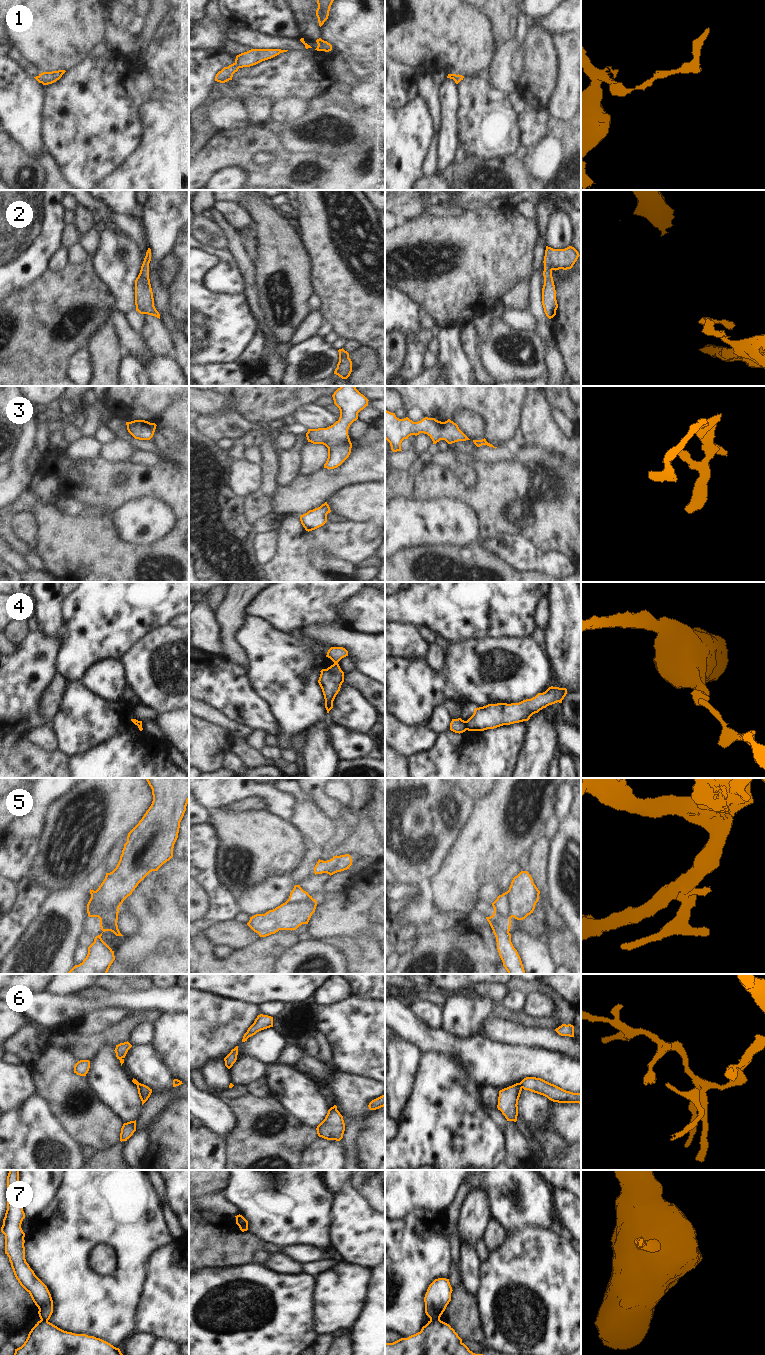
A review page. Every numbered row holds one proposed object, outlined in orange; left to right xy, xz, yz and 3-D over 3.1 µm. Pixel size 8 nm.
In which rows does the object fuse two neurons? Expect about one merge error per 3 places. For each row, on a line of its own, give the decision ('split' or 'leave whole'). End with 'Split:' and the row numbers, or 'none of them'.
1: leave whole
2: leave whole
3: leave whole
4: split
5: split
6: split
7: split
Split: 4, 5, 6, 7

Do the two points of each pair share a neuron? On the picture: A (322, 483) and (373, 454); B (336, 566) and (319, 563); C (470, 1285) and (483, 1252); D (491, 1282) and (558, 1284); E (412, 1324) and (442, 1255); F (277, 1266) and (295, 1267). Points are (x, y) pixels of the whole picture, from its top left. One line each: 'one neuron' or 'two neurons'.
A: one neuron
B: one neuron
C: two neurons
D: one neuron
E: one neuron
F: one neuron

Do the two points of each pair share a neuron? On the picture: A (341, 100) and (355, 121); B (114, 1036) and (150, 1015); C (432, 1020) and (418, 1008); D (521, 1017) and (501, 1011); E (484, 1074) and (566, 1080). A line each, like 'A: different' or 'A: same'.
A: different
B: same
C: same
D: same
E: same

